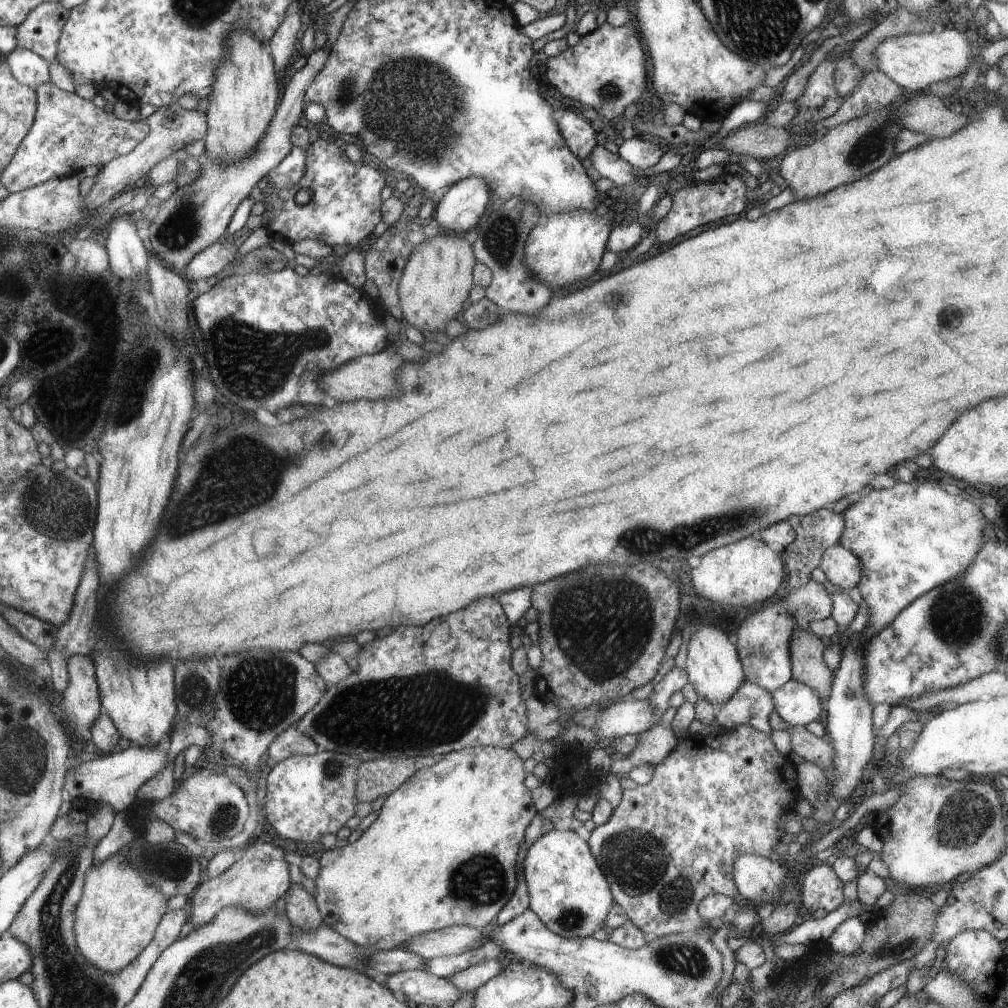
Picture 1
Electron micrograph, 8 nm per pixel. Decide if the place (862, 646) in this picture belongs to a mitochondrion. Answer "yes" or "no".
no

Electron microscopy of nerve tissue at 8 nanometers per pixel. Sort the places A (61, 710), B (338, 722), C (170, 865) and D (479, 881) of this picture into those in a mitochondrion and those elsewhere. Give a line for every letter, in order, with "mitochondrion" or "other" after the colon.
A: other
B: mitochondrion
C: mitochondrion
D: mitochondrion

